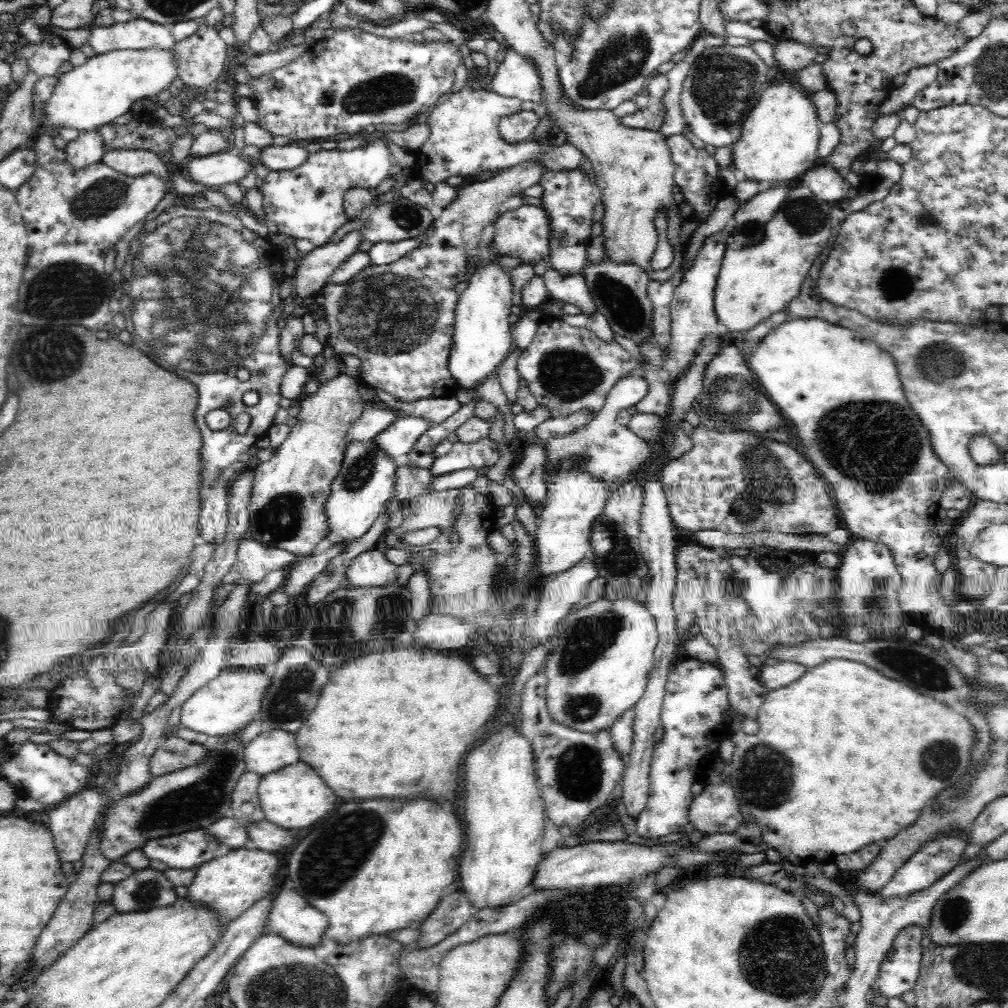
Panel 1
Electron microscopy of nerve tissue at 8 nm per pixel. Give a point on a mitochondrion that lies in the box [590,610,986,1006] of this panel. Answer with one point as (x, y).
(780, 960)

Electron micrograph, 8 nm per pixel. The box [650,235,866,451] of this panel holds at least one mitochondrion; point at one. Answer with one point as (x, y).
(727, 401)

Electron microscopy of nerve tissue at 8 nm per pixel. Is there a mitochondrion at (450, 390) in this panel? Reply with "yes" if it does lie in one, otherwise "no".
no

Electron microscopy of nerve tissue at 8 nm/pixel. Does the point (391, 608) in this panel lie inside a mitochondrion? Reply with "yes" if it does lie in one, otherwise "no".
yes

